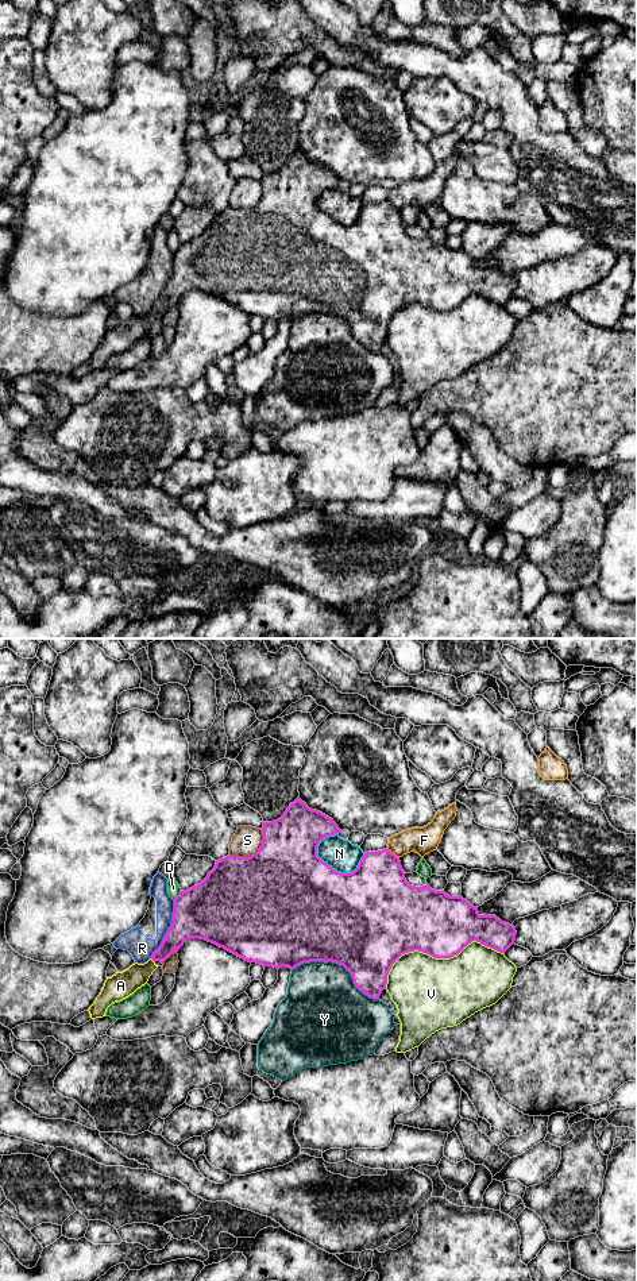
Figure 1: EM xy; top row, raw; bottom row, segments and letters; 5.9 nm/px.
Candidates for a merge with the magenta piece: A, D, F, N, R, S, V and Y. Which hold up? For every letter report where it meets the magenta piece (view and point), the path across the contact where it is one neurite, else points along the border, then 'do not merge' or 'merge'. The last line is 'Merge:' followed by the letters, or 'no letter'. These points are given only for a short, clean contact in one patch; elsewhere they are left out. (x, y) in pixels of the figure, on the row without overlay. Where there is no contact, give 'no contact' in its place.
A: no contact; merge
D: meets magenta in xy at (178, 247); do not merge
F: meets magenta in xy at (393, 205); border along xy (388, 200), (398, 209); do not merge
N: meets magenta in xy at (340, 224); do not merge
R: meets magenta in xy at (169, 281); border along xy (174, 253), (173, 274), (161, 297), (150, 309); do not merge
S: meets magenta in xy at (253, 207); do not merge
V: meets magenta in xy at (435, 309); do not merge
Y: meets magenta in xy at (339, 316); do not merge
Merge: A

